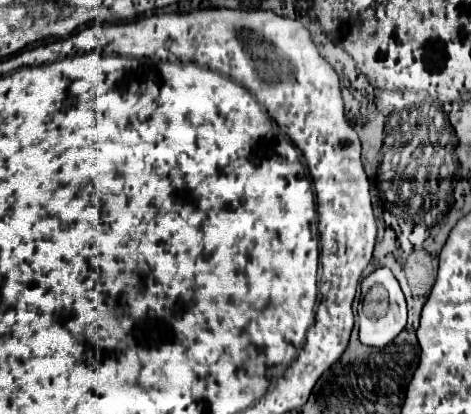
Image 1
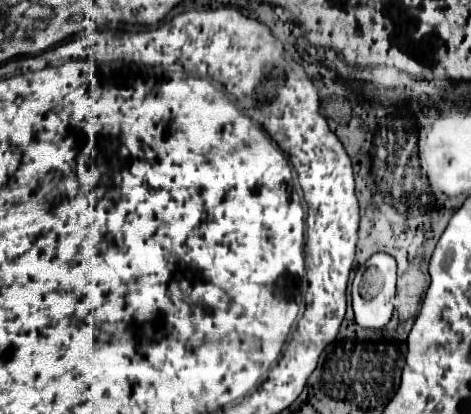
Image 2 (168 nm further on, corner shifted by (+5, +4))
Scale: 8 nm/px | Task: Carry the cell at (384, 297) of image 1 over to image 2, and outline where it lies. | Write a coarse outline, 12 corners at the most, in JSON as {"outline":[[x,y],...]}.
{"outline":[[375,253],[353,279],[361,327],[381,329],[393,315],[397,263]]}

